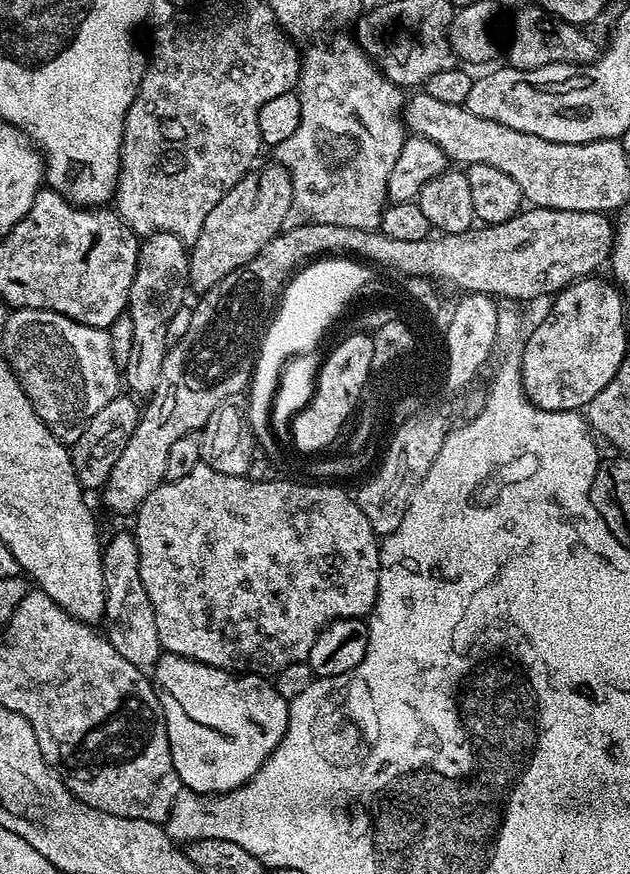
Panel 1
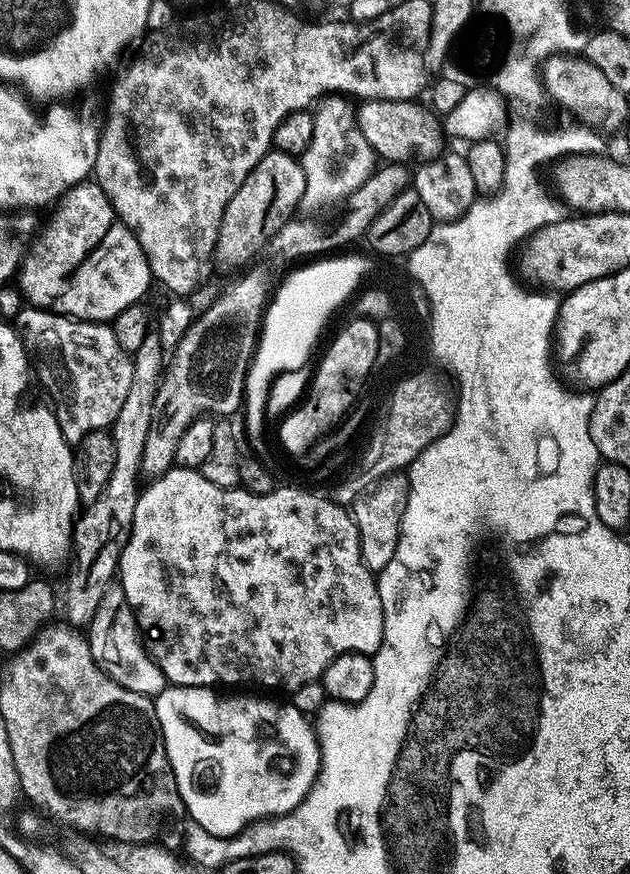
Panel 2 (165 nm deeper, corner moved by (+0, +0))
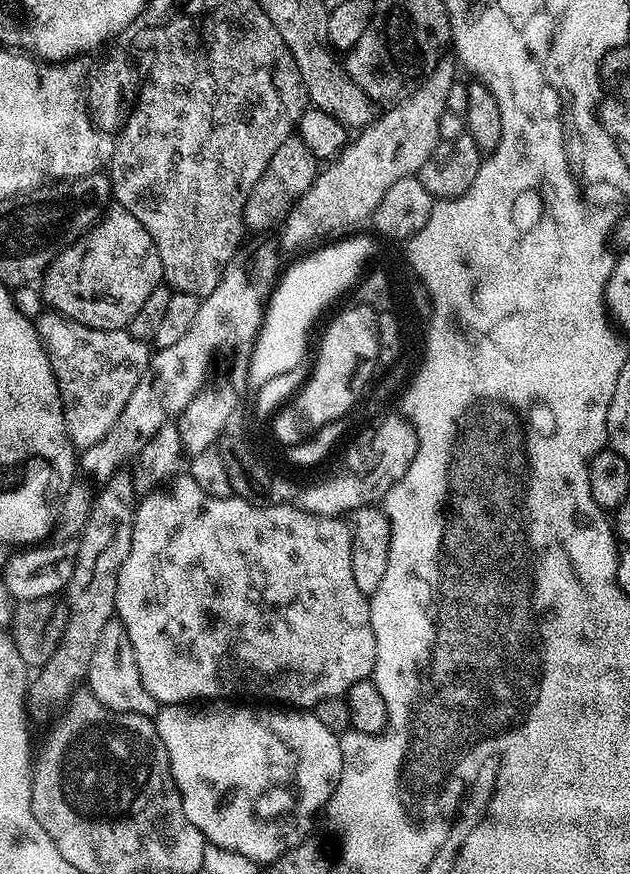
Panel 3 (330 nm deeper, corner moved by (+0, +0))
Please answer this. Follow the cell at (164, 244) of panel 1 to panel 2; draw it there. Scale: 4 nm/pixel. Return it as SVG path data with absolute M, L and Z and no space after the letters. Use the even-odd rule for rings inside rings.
M149 330L146 342L138 346L132 356L132 385L126 393L126 402L122 402L122 410L118 410L118 418L112 423L111 433L114 442L114 470L110 470L110 482L106 482L106 490L94 498L77 515L72 525L72 551L74 559L71 561L72 573L68 576L68 589L62 592L62 612L66 615L67 623L73 626L87 626L91 624L94 614L98 610L98 602L102 596L96 597L96 586L90 584L90 576L98 556L104 548L114 542L118 536L130 538L130 530L134 522L134 506L138 495L136 478L141 477L140 462L142 450L146 446L146 434L150 434L150 418L154 410L154 398L160 388L160 377L164 375L166 367L166 353L162 342L158 342L158 334Z

